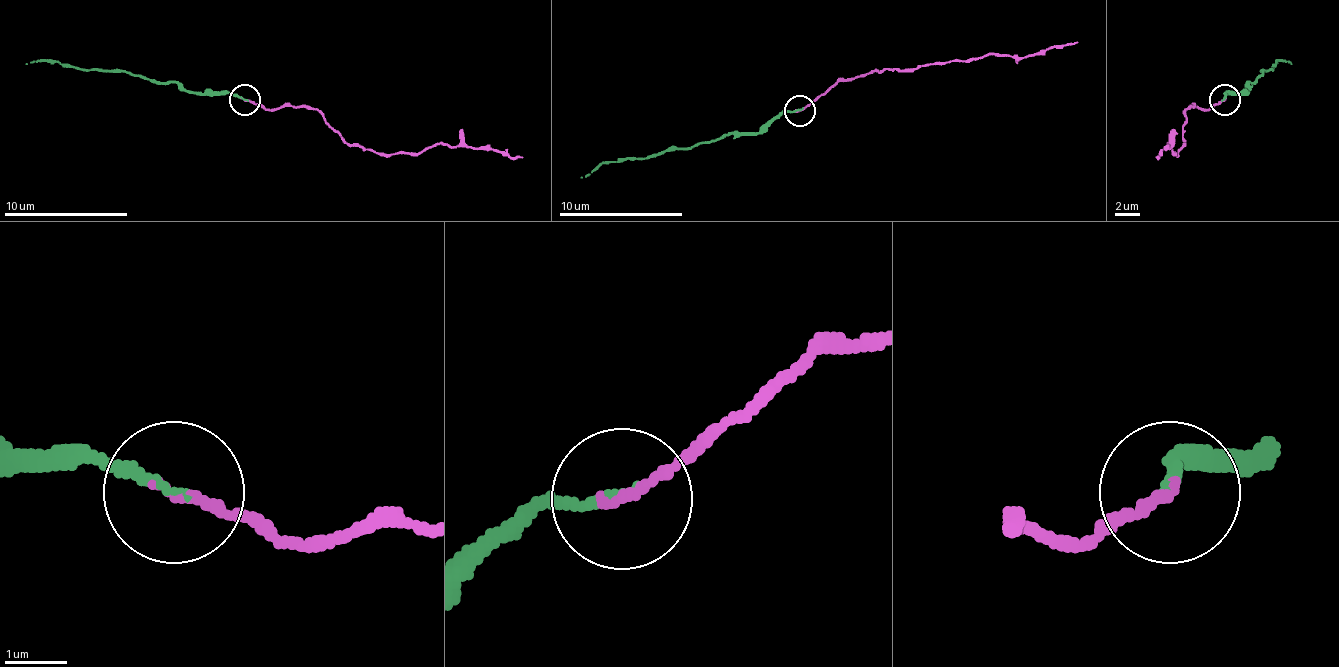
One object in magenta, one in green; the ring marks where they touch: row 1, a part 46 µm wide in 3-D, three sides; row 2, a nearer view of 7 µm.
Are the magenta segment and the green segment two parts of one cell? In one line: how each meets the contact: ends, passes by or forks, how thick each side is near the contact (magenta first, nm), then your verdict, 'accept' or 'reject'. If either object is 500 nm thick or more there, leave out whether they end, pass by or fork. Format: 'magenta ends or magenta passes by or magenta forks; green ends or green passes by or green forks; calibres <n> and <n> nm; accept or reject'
magenta ends; green ends; calibres 180 and 130 nm; reject

